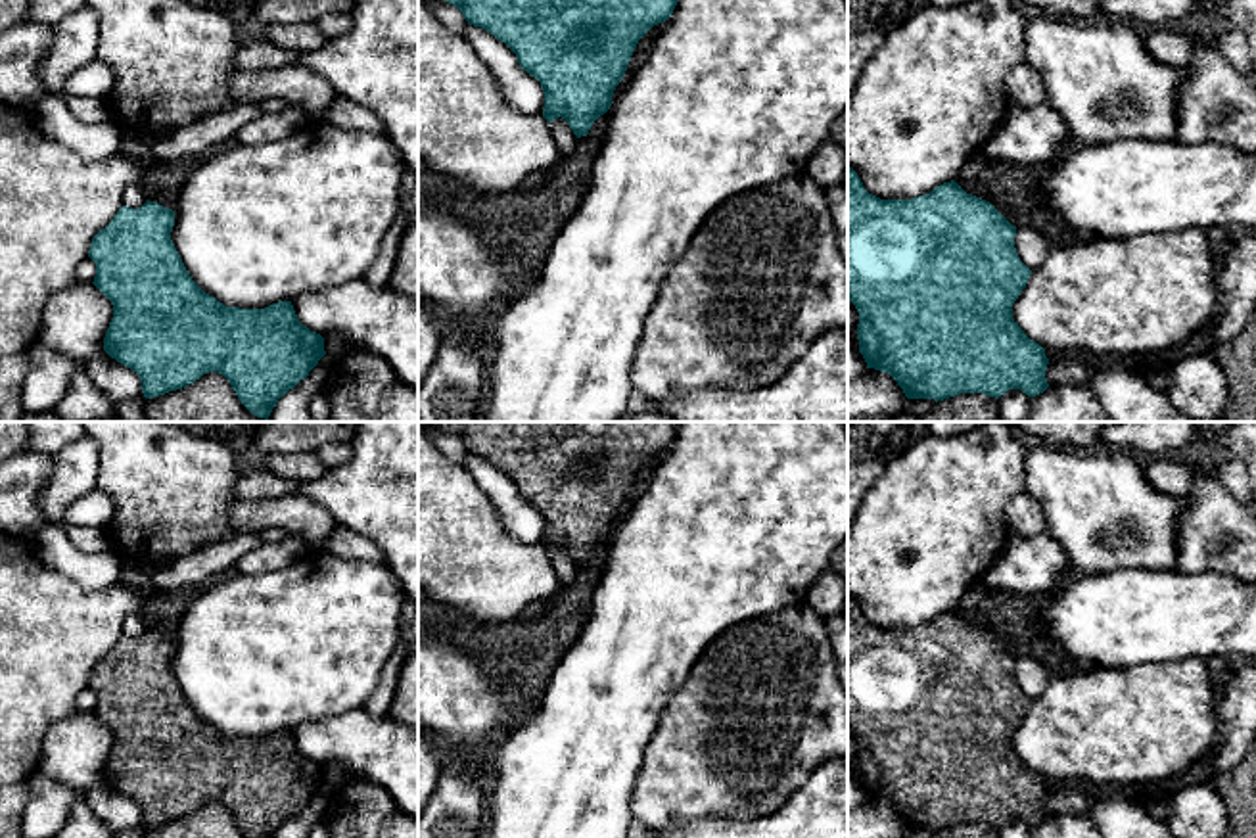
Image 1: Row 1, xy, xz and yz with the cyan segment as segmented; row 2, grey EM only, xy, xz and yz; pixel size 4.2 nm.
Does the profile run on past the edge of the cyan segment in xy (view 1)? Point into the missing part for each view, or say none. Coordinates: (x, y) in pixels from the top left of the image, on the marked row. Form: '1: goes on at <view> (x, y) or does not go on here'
1: does not go on here

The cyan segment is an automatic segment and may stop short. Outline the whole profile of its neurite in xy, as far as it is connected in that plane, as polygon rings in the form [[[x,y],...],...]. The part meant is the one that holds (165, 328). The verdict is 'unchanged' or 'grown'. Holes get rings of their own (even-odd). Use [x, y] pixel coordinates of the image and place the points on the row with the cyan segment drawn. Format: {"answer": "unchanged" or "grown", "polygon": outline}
{"answer": "unchanged", "polygon": [[[148,199],[138,209],[123,205],[92,238],[92,284],[113,305],[104,351],[140,376],[146,399],[182,389],[207,372],[219,372],[251,414],[268,420],[278,399],[305,380],[326,355],[324,338],[299,322],[291,301],[240,309],[205,293],[192,280],[171,240],[173,226],[174,211]]]}

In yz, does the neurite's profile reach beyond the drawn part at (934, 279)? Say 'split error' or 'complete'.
complete

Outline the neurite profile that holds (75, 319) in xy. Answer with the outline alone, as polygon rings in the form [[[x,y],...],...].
[[[77,280],[46,301],[38,341],[84,364],[104,349],[111,318],[111,301],[92,282]]]

